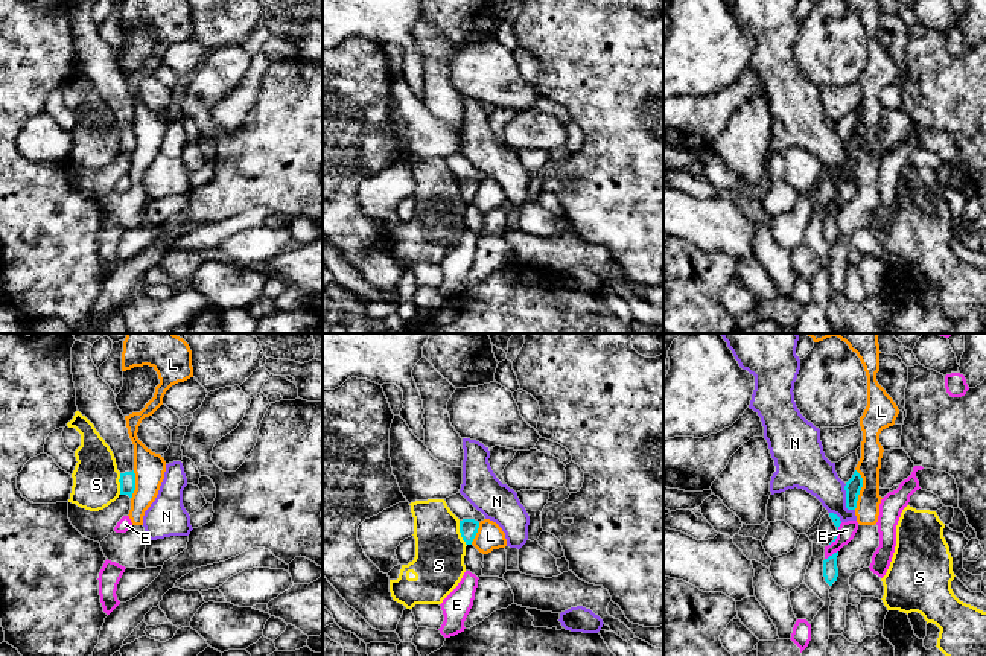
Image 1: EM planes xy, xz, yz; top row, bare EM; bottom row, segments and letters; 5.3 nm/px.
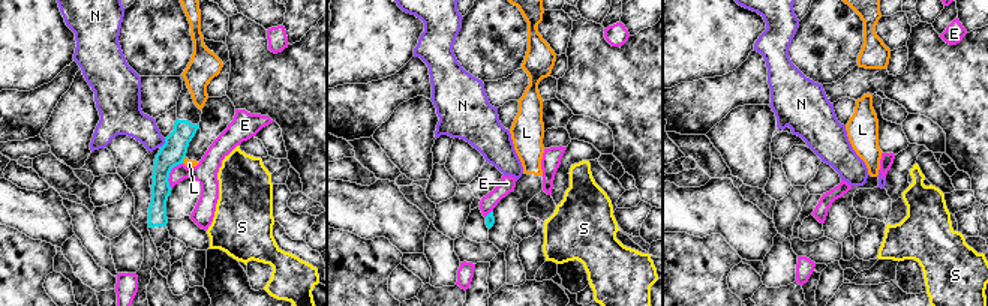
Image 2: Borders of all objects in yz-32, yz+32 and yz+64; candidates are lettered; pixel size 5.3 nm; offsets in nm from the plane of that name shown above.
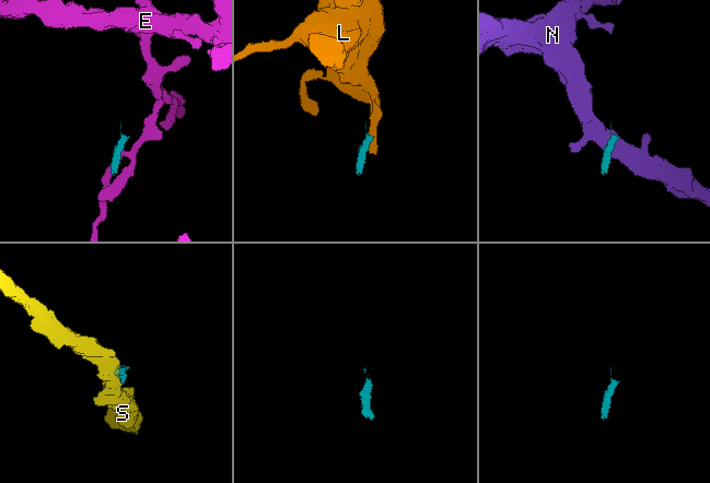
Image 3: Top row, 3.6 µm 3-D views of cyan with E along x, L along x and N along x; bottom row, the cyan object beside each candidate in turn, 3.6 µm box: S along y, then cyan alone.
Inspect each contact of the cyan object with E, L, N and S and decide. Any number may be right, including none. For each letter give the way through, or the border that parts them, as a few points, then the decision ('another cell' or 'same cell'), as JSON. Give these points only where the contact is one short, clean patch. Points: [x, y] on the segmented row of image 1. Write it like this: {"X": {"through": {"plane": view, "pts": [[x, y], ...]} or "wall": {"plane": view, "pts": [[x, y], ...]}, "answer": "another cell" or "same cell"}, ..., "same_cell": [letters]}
{"E": {"wall": {"plane": "yz", "pts": [[837, 550], [825, 559]]}, "answer": "another cell"}, "L": {"wall": {"plane": "yz", "pts": [[855, 469], [861, 478], [861, 489], [854, 509]]}, "answer": "another cell"}, "N": {"wall": {"plane": "yz", "pts": [[845, 484], [845, 506], [854, 510]]}, "answer": "another cell"}, "S": {"wall": {"plane": "xz", "pts": [[458, 521], [458, 530], [466, 545]]}, "answer": "another cell"}, "same_cell": []}

